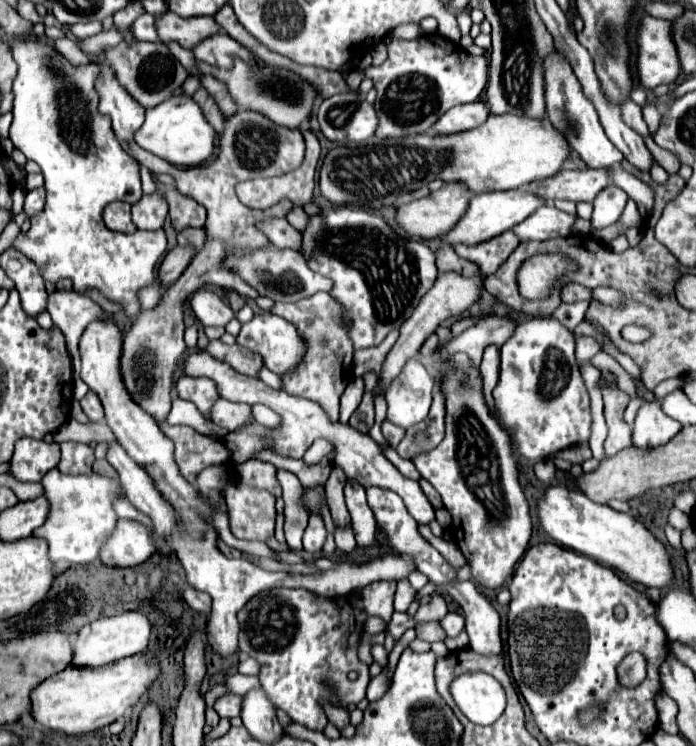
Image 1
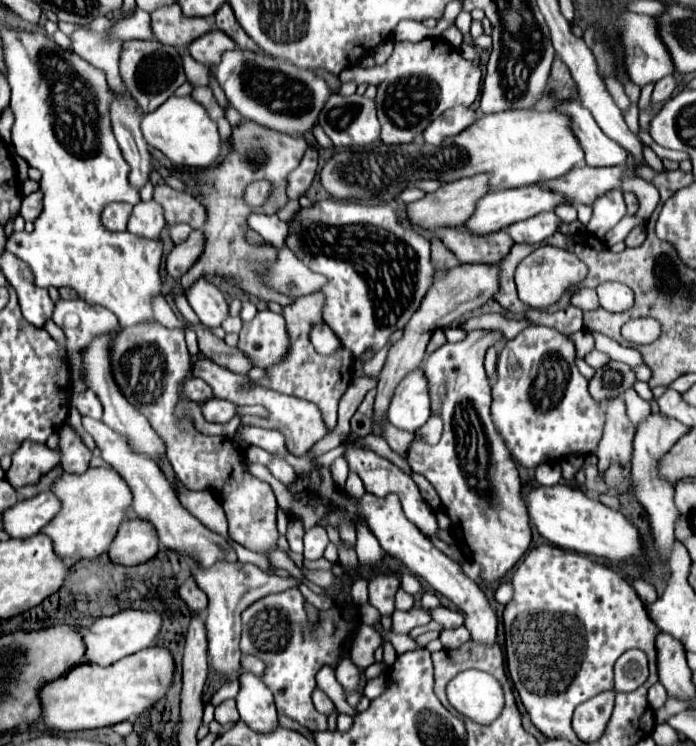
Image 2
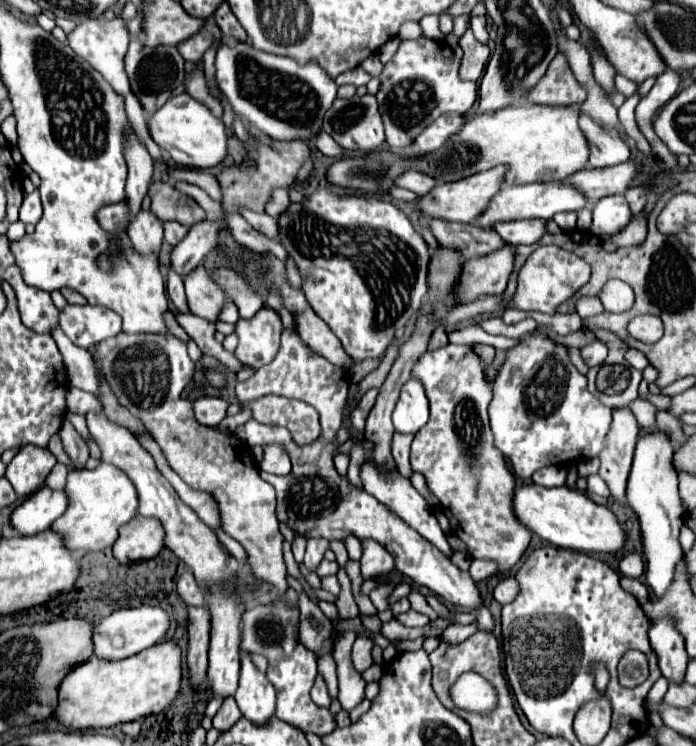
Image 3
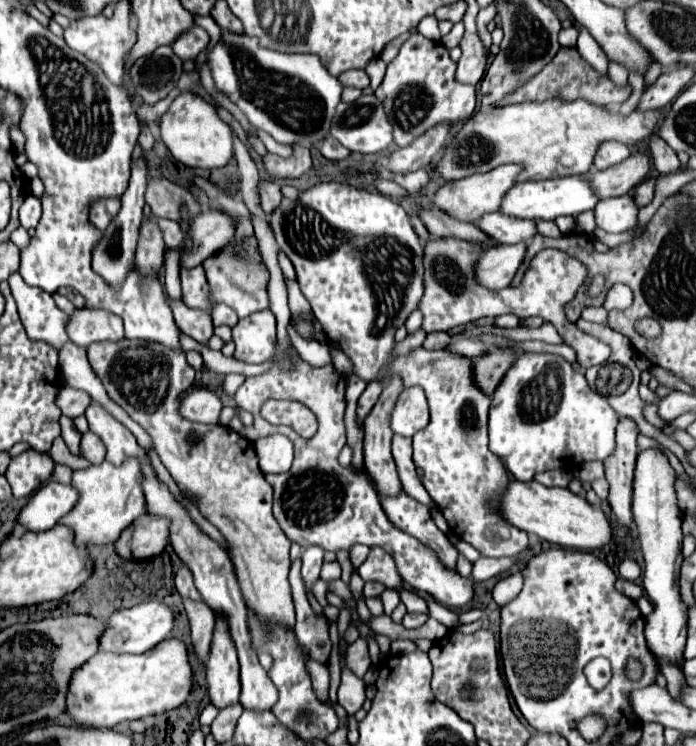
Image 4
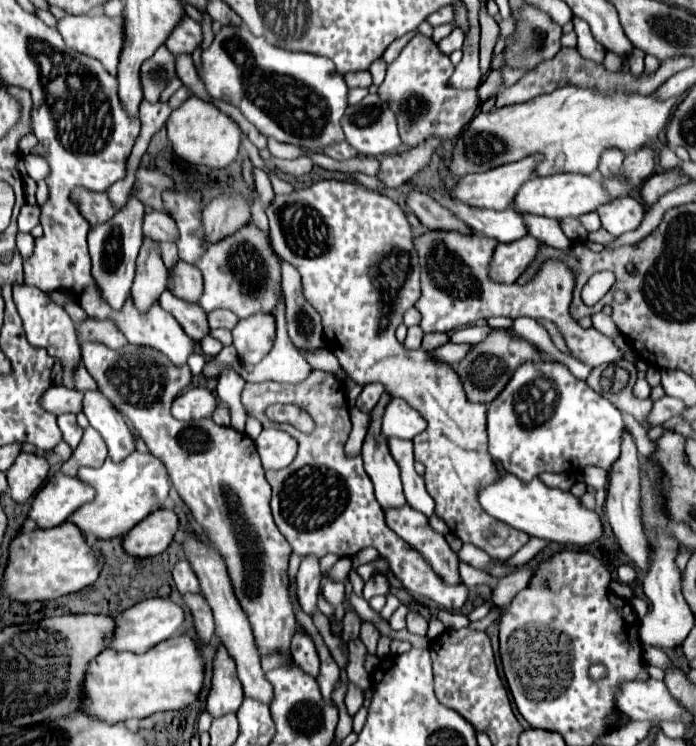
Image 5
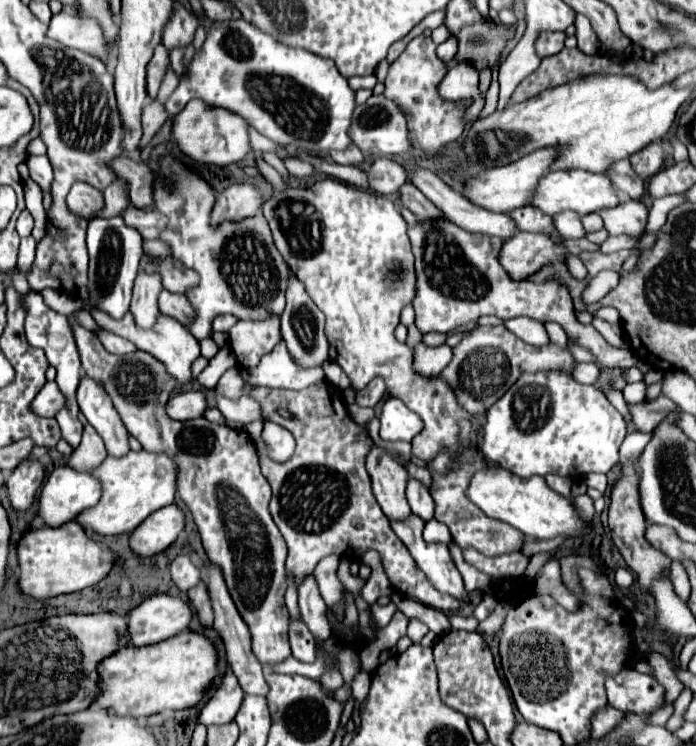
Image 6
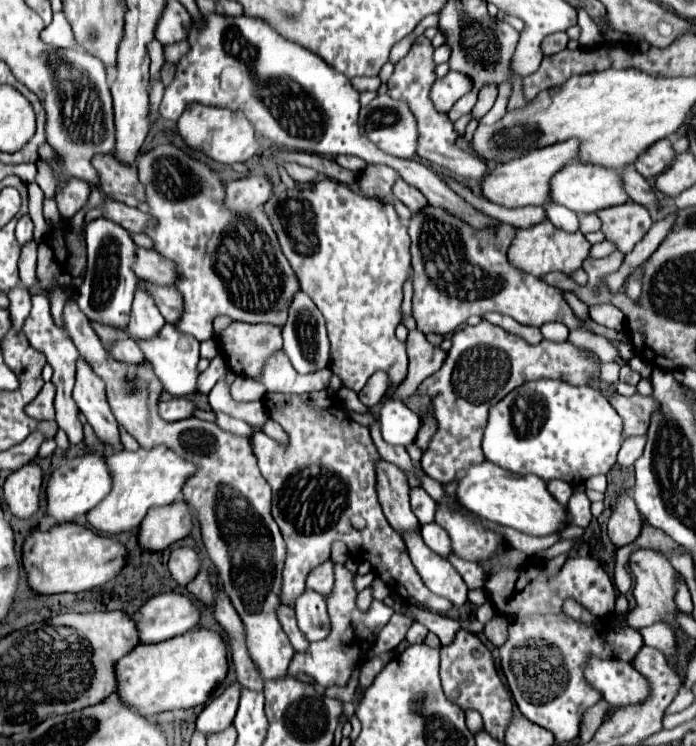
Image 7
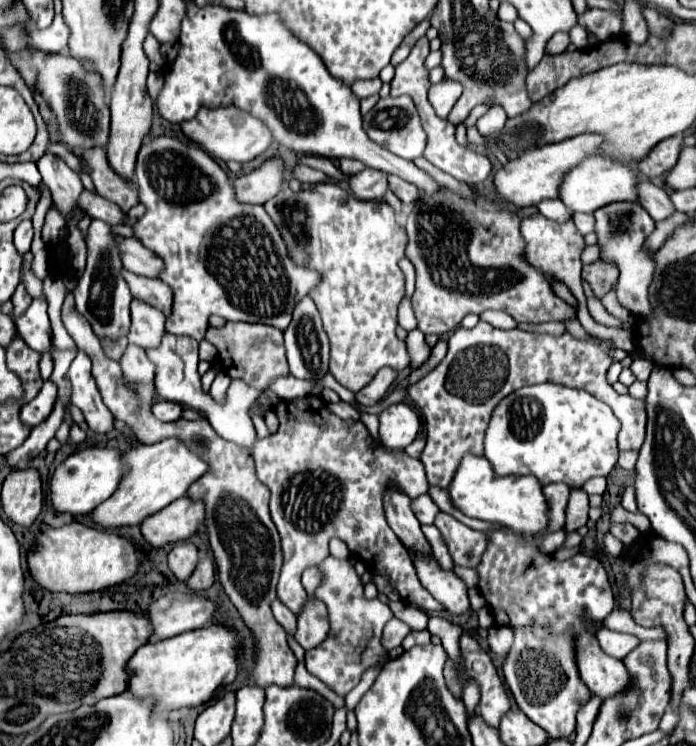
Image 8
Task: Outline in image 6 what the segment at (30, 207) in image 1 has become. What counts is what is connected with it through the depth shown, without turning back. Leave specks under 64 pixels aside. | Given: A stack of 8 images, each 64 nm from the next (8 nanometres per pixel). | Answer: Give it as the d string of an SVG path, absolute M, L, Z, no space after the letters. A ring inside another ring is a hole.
M24 210L20 216L18 216L18 224L16 224L16 230L20 236L30 236L32 232L32 226L34 226L34 220L32 220L32 214L28 210Z

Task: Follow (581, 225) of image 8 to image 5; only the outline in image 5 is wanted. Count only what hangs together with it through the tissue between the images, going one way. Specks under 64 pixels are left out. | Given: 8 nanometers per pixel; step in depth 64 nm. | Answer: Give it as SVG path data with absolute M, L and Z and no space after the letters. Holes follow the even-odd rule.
M588 212L588 214L582 214L578 218L582 222L582 226L588 230L588 232L596 232L600 228L600 218L596 212Z

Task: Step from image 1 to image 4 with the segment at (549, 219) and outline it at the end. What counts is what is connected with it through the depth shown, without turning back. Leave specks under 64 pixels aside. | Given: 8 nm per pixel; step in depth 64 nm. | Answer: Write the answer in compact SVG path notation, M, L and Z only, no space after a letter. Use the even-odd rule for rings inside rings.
M500 212L486 214L476 224L480 230L484 230L490 238L498 240L500 244L518 244L518 242L528 244L538 234L534 220L512 218L512 216L500 214Z

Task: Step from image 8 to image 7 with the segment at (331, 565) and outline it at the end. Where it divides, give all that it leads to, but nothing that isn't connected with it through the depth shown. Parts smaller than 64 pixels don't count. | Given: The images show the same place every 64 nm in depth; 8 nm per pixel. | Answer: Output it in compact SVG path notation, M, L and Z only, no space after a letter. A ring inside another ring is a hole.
M336 564L336 584L332 594L326 598L328 604L328 614L330 614L330 622L332 622L332 632L328 638L324 638L322 642L314 642L310 644L306 654L296 654L294 660L290 662L288 674L290 672L304 672L310 678L314 678L316 682L322 682L324 686L346 686L352 668L364 660L366 650L370 650L370 646L376 640L378 630L390 620L390 616L394 614L394 610L382 602L372 602L370 610L366 614L362 614L356 608L356 590L352 584L352 574L342 566Z

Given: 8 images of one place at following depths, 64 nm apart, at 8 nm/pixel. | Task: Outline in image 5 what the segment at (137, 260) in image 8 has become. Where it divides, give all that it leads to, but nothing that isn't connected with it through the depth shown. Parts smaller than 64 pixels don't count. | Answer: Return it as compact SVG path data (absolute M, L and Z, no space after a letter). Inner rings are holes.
M178 262L174 266L174 284L172 284L172 292L174 296L178 296L180 300L190 300L190 304L198 304L198 296L202 296L202 272L198 272L198 268L194 268L192 264L186 262Z

